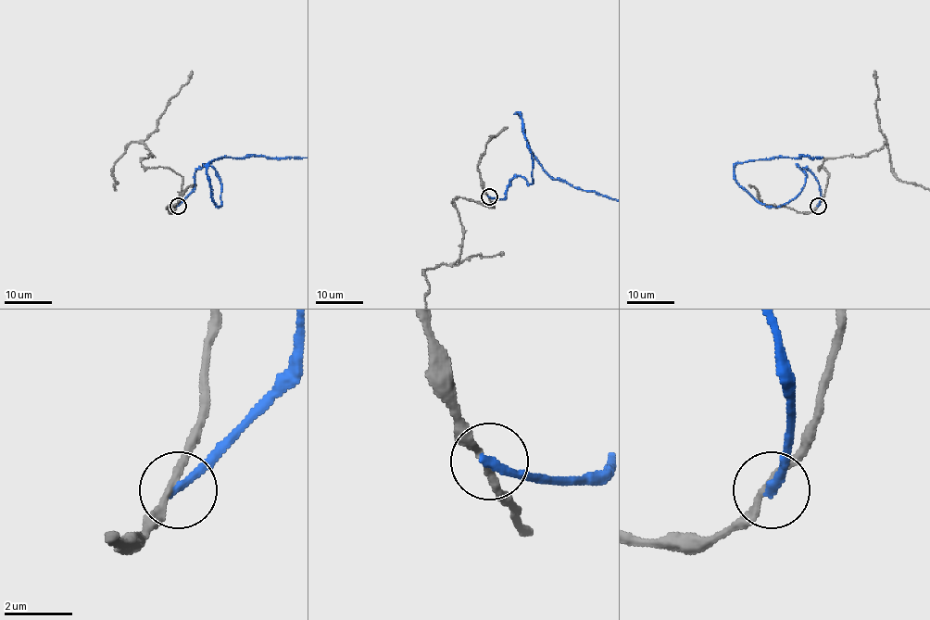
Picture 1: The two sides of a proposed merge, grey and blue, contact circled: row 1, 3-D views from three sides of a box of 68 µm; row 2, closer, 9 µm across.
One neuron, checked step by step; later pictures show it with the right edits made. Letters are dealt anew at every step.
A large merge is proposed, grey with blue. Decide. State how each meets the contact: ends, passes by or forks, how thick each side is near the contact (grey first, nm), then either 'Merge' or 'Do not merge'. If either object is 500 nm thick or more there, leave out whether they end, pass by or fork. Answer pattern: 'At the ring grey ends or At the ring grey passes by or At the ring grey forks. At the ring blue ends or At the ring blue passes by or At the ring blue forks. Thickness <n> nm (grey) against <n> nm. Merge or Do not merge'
At the ring grey passes by. At the ring blue ends. Thickness 200 nm (grey) against 260 nm. Do not merge

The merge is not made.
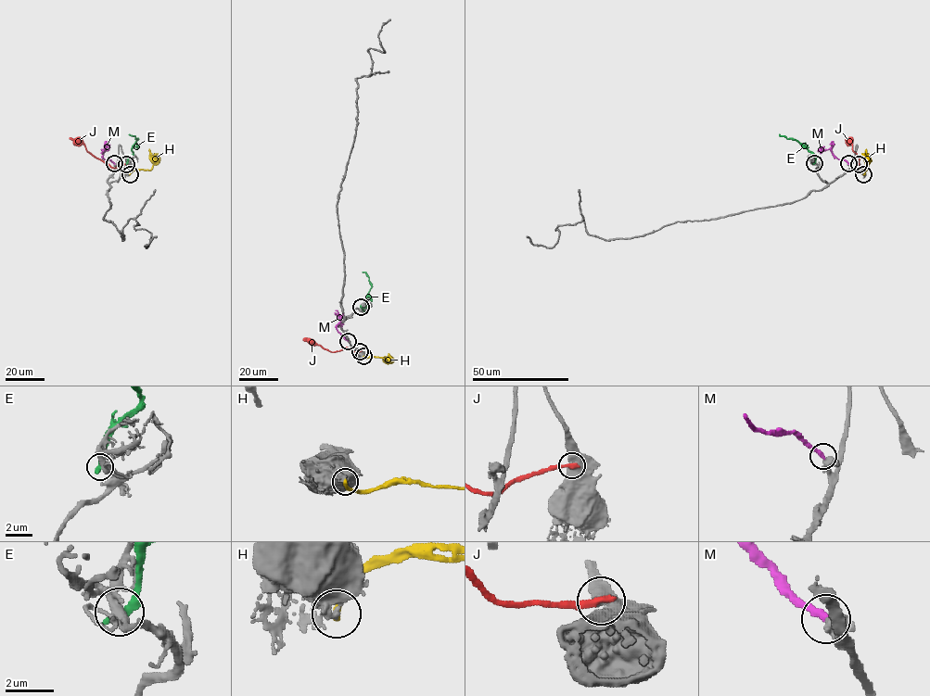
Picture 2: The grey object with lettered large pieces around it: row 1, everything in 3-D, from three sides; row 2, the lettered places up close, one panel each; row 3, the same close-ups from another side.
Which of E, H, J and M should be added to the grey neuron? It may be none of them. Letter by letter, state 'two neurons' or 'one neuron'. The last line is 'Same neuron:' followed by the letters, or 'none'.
E: two neurons
H: two neurons
J: two neurons
M: one neuron
Same neuron: M

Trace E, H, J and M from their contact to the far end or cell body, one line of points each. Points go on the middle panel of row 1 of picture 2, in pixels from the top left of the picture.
E: (361, 307), (366, 306), (365, 298), (371, 287), (369, 276), (363, 272)
H: (363, 356), (383, 357), (387, 360), (383, 359)
J: (360, 351), (345, 348), (330, 352), (312, 340), (303, 338)
M: (348, 340), (337, 328), (340, 322), (337, 313), (341, 317)

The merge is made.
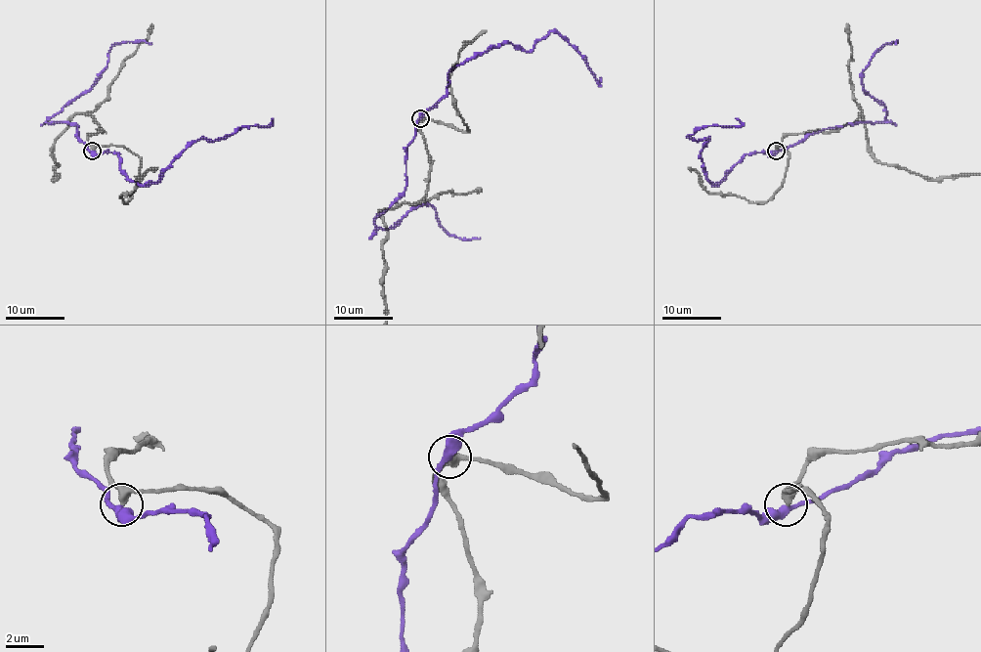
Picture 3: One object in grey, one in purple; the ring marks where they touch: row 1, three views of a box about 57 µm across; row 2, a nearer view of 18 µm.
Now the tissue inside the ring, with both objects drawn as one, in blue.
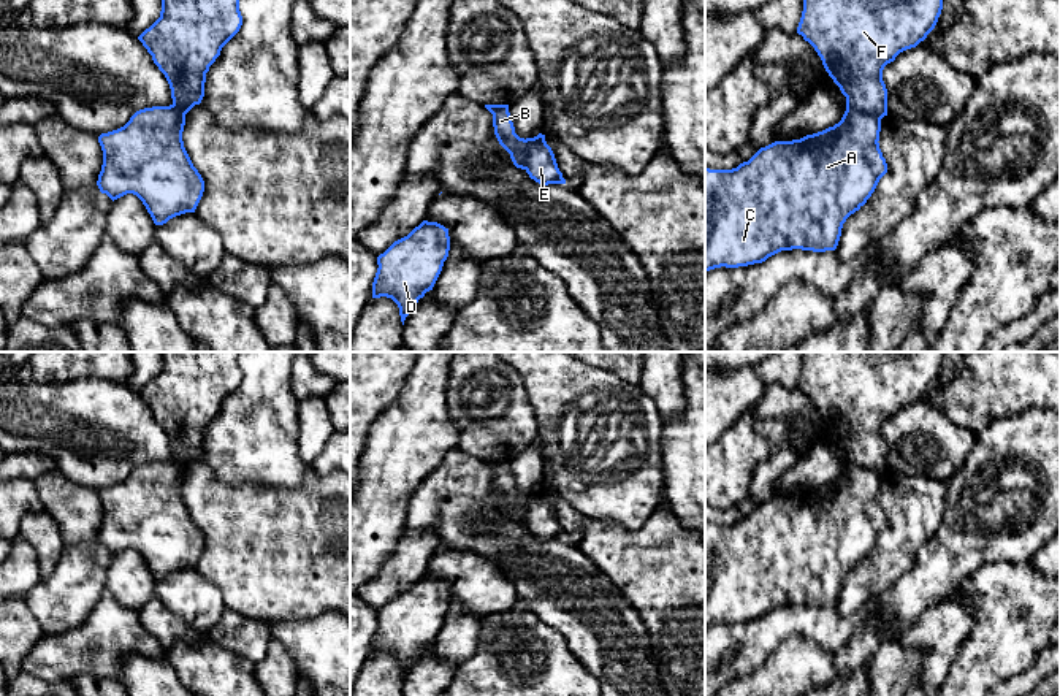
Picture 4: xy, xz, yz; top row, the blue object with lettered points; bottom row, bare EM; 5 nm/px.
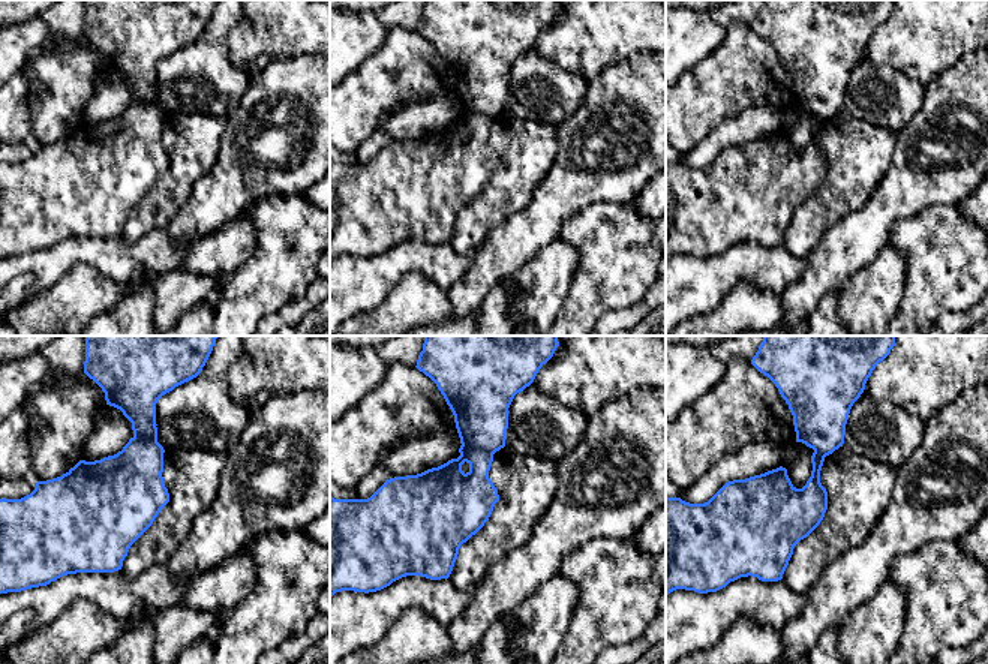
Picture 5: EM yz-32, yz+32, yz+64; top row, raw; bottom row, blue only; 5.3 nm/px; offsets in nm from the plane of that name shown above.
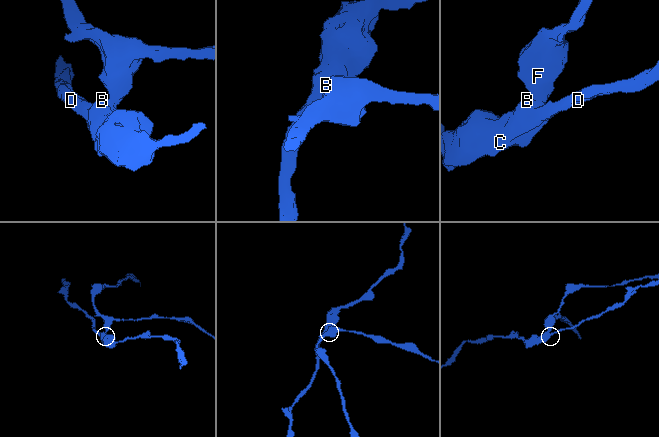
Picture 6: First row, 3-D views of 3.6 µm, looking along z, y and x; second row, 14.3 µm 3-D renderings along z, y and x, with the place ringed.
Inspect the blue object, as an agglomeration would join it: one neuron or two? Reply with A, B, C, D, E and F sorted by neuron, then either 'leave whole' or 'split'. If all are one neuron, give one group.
groups A B C D / E F; split

